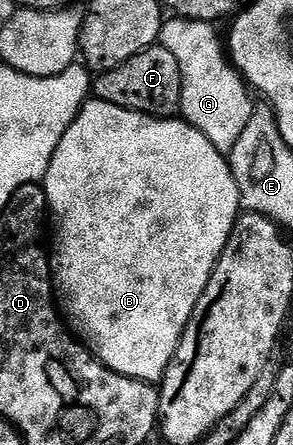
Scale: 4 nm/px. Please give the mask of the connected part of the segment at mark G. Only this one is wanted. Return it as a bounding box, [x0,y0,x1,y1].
[158,17,255,155]

